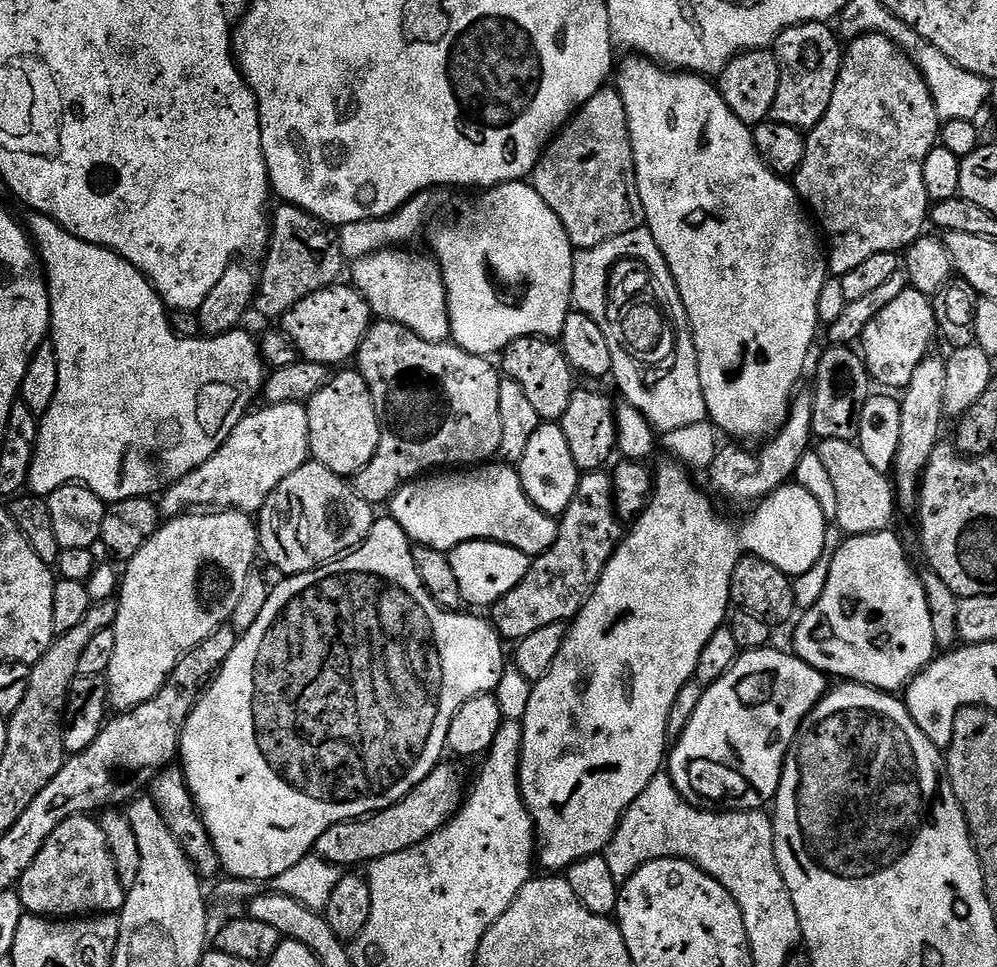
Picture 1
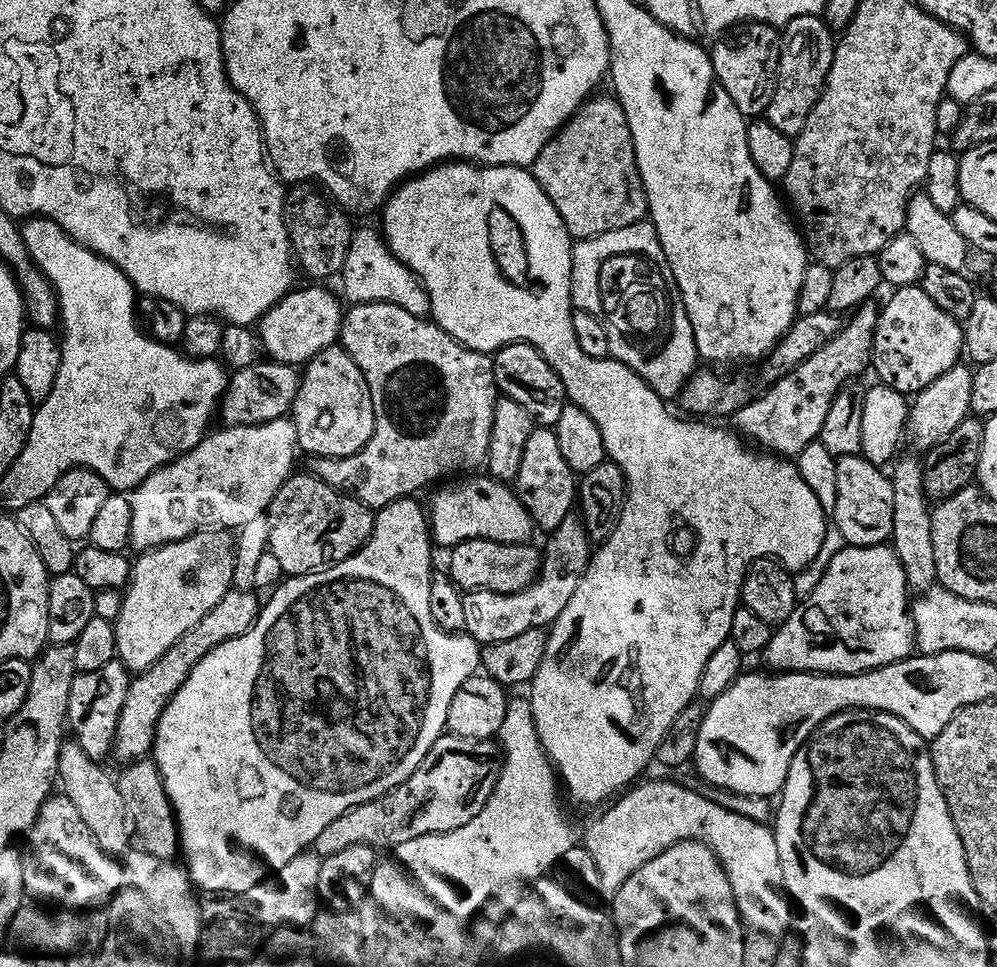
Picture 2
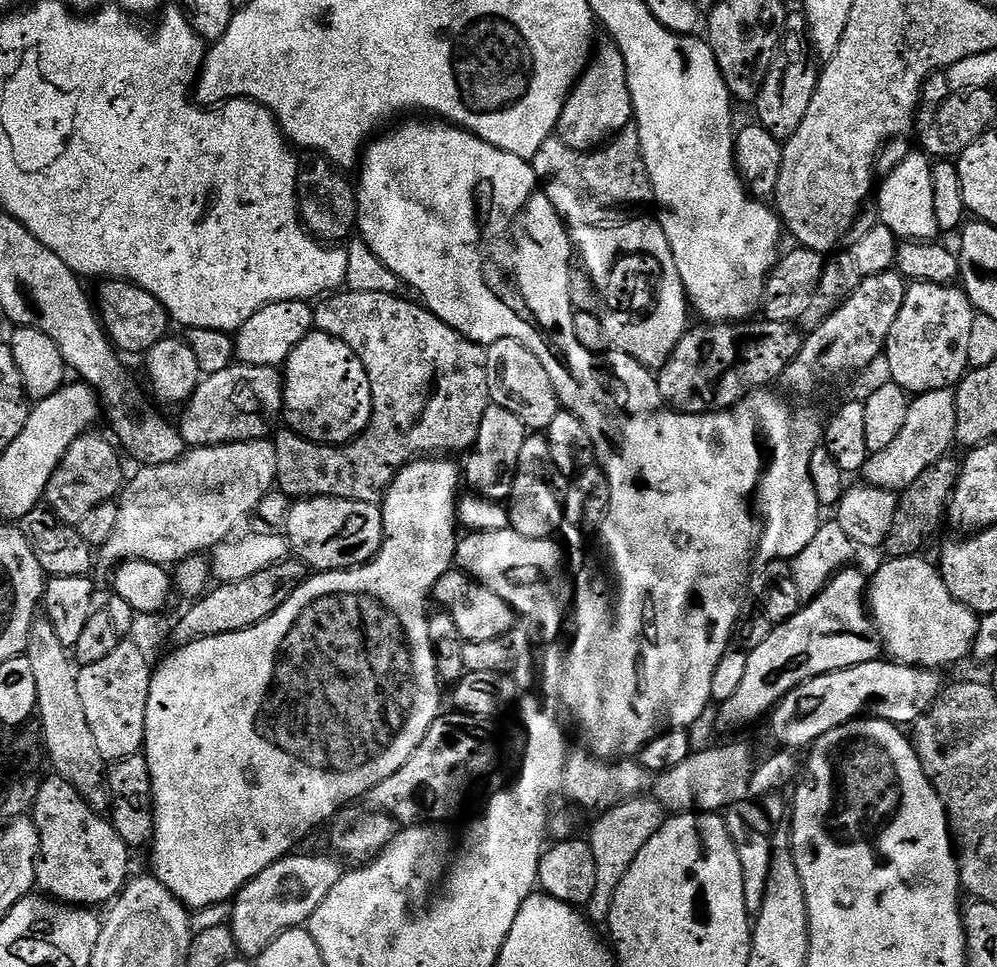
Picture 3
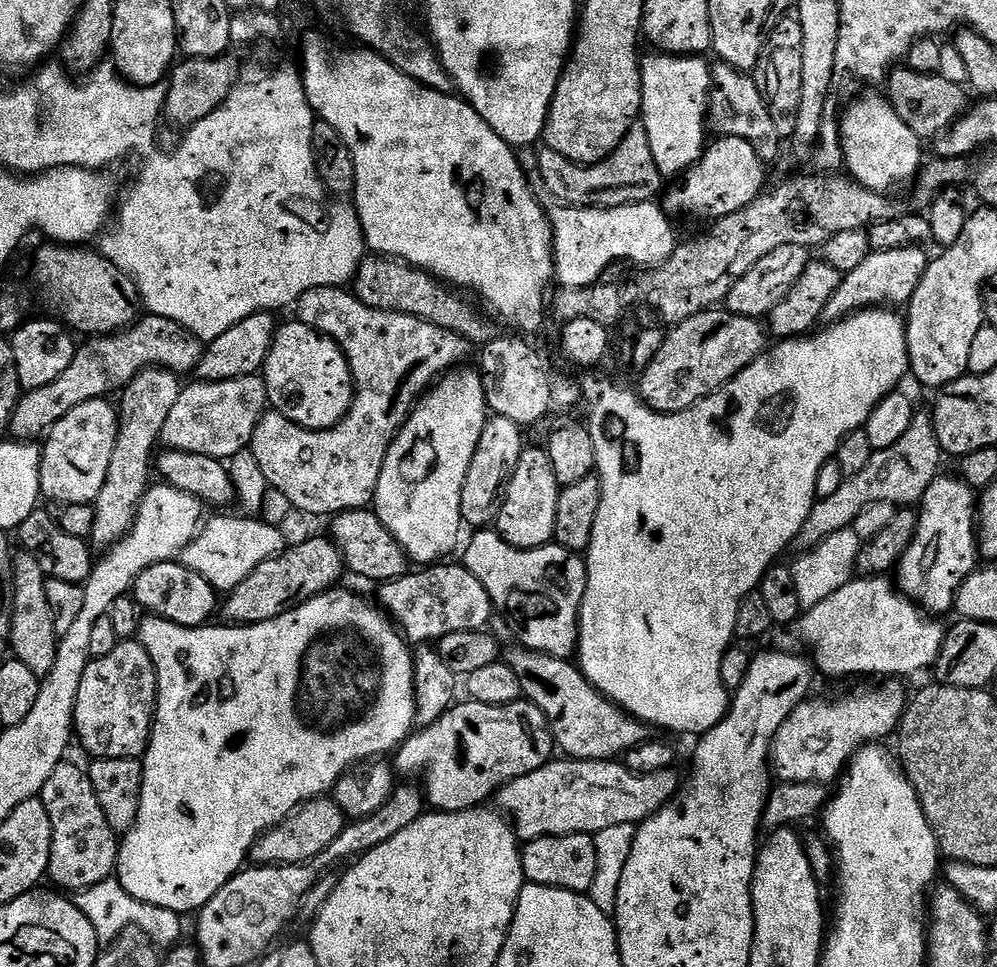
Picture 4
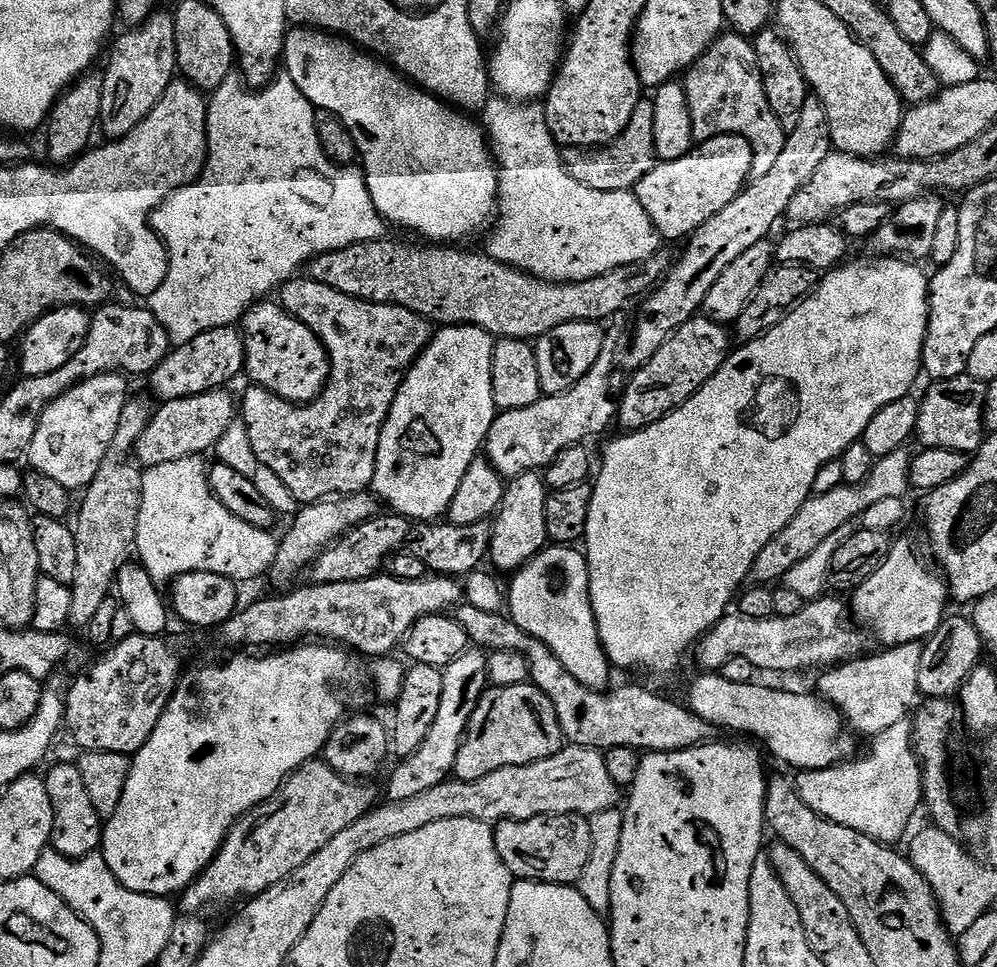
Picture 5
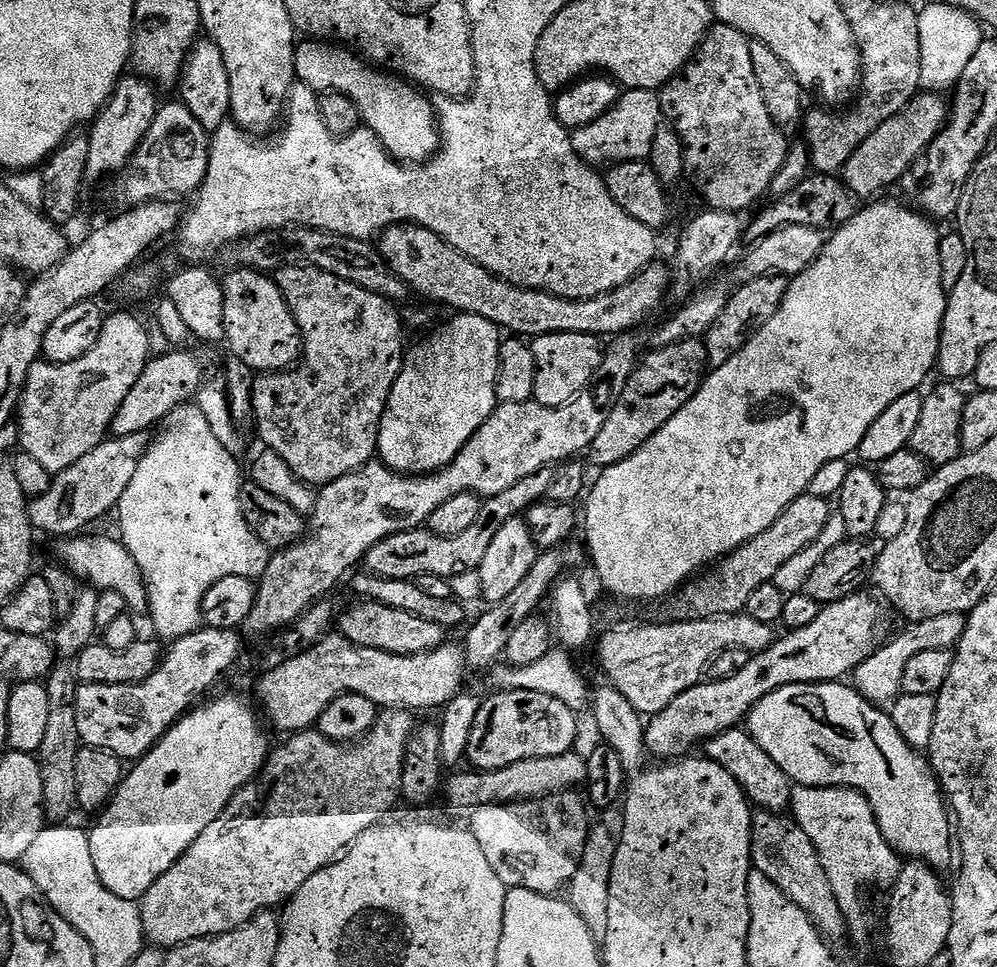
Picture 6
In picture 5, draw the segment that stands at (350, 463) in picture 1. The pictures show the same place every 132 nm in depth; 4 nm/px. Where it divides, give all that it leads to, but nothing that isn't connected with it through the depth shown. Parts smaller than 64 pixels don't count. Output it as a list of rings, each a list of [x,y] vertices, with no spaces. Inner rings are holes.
[[[261,302],[244,315],[244,372],[257,388],[264,388],[291,404],[309,404],[322,394],[330,366],[320,339],[276,302]]]

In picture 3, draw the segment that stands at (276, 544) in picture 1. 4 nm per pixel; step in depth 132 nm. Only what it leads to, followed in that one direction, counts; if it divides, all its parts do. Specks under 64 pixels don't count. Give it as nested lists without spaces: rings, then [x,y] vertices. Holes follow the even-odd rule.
[[[300,498],[288,511],[286,535],[291,555],[313,573],[360,568],[369,564],[384,544],[384,509],[380,504],[346,498]]]

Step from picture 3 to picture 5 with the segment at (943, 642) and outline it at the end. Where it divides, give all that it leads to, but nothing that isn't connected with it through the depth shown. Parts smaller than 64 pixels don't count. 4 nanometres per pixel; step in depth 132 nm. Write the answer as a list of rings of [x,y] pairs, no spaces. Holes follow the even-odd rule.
[[[825,594],[820,597],[818,600],[813,600],[811,602],[805,603],[804,608],[797,616],[794,618],[782,618],[781,616],[771,616],[770,618],[746,618],[745,616],[739,614],[726,614],[720,621],[714,625],[707,632],[705,636],[700,637],[698,643],[694,648],[694,656],[696,652],[696,660],[701,664],[703,671],[708,674],[719,673],[722,666],[726,666],[726,662],[730,662],[730,658],[746,658],[750,662],[754,662],[754,666],[761,672],[804,672],[807,668],[820,668],[819,670],[827,670],[837,664],[842,664],[848,661],[851,661],[853,658],[859,657],[861,655],[864,640],[860,637],[861,631],[853,624],[853,621],[850,619],[849,609],[846,607],[845,601],[844,604],[837,598],[835,595]]]

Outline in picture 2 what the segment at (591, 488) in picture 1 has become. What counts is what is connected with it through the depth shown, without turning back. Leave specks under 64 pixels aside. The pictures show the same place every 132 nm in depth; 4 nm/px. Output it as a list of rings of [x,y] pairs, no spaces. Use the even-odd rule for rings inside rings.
[[[573,514],[547,537],[548,545],[542,548],[542,563],[536,583],[521,592],[492,592],[488,588],[464,592],[466,606],[466,632],[477,644],[487,646],[518,638],[526,630],[547,629],[570,606],[578,586],[594,555],[594,545],[579,515]]]

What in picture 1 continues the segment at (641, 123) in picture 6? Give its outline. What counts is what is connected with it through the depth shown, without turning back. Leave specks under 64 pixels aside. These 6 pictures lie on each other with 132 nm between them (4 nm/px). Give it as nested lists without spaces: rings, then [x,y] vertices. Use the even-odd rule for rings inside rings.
[[[615,87],[601,88],[600,92],[594,94],[590,102],[583,104],[563,129],[556,133],[551,144],[540,155],[530,183],[534,190],[538,190],[538,194],[542,194],[542,202],[546,202],[546,206],[550,206],[554,214],[558,214],[573,249],[594,248],[608,239],[617,238],[620,234],[630,234],[630,230],[645,227],[644,207],[638,194],[626,106]]]

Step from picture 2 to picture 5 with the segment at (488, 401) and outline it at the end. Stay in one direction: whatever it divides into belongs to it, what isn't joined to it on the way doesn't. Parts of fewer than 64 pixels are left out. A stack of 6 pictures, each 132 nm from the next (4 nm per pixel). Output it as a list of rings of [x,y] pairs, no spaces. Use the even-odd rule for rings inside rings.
[[[293,278],[279,289],[278,303],[298,322],[314,330],[322,342],[328,361],[332,363],[326,386],[320,397],[309,404],[291,404],[264,388],[248,386],[244,401],[239,401],[238,412],[242,417],[242,428],[249,432],[259,467],[274,470],[274,474],[286,482],[286,490],[294,494],[297,505],[303,506],[337,496],[354,496],[371,489],[382,425],[390,414],[390,406],[394,406],[404,373],[420,357],[420,351],[428,345],[434,332],[427,320],[402,306],[355,300],[346,294],[338,294],[338,290],[330,290],[330,286],[322,286],[317,280],[300,279]]]

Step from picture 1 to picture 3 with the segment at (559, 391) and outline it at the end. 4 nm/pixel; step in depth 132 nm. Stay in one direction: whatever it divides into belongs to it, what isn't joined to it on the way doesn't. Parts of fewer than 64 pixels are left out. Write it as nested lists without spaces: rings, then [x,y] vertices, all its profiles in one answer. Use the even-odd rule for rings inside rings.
[[[502,338],[487,345],[486,351],[486,378],[490,386],[491,403],[510,410],[510,414],[518,414],[518,418],[522,418],[530,430],[547,430],[550,422],[554,422],[554,414],[562,409],[554,382],[550,382],[550,374],[546,374],[542,362],[538,362],[535,354],[514,338]]]

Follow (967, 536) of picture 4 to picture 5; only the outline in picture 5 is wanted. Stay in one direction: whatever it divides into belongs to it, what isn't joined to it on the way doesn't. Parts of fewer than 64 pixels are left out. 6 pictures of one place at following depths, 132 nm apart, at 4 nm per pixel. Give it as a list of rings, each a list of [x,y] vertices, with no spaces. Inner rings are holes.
[[[897,539],[886,562],[851,593],[850,612],[855,623],[861,629],[869,628],[880,646],[928,641],[949,611],[948,585],[943,575],[925,560],[912,549],[910,541]]]

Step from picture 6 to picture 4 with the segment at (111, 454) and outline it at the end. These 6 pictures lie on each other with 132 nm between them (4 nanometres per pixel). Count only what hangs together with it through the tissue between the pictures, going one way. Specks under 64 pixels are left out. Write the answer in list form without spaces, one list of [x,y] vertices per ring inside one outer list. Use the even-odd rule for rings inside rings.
[[[259,375],[239,376],[229,380],[219,380],[210,382],[209,380],[200,380],[189,386],[181,387],[178,394],[178,402],[174,410],[170,410],[166,418],[166,426],[162,426],[160,435],[160,444],[165,449],[173,448],[182,450],[186,454],[206,454],[206,458],[223,460],[228,462],[232,456],[240,451],[247,449],[252,443],[252,435],[258,426],[258,422],[269,411],[268,391],[264,385],[263,379]]]

